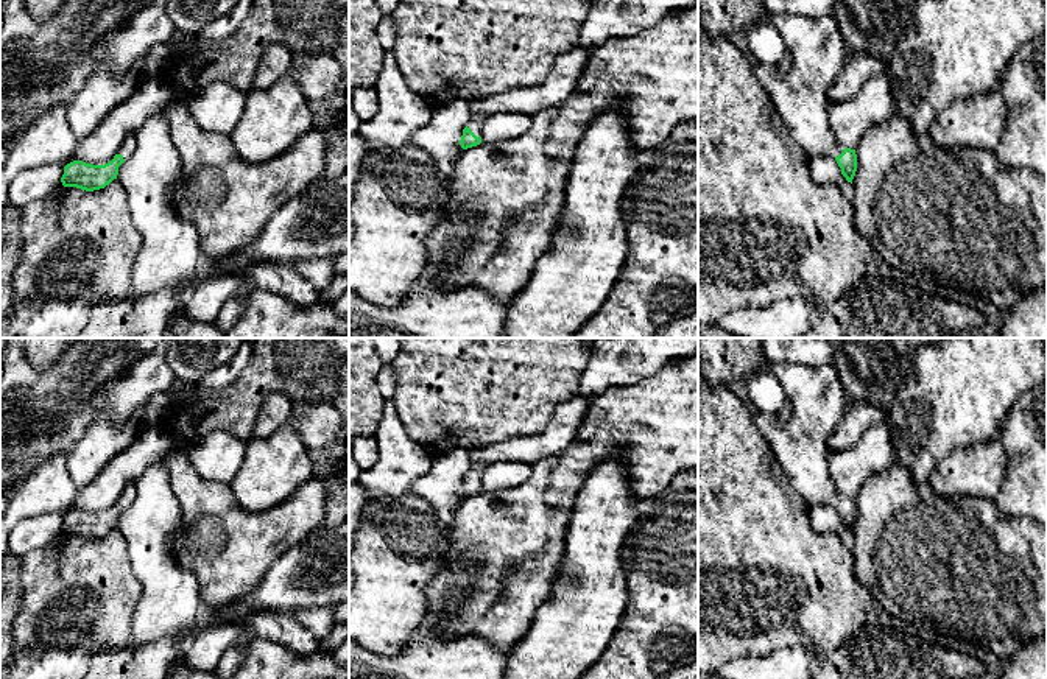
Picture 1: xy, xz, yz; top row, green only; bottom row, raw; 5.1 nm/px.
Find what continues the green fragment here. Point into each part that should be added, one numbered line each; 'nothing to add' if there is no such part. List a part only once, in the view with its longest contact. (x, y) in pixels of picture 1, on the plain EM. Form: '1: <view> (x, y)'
1: xz (563, 429)

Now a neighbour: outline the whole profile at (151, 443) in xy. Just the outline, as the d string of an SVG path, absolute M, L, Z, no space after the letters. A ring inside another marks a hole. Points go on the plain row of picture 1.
M145 425L126 452L112 455L97 478L78 489L73 509L104 514L114 508L128 484L136 484L145 469L164 458L174 439L160 427Z

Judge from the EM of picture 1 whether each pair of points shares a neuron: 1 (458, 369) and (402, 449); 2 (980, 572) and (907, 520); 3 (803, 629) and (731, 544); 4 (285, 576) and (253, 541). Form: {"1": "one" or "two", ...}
{"1": "two", "2": "one", "3": "one", "4": "two"}

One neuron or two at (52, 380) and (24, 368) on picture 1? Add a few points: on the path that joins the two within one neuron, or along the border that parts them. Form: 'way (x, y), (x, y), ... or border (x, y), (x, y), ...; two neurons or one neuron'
way (45, 380), (36, 380), (30, 374); one neuron

